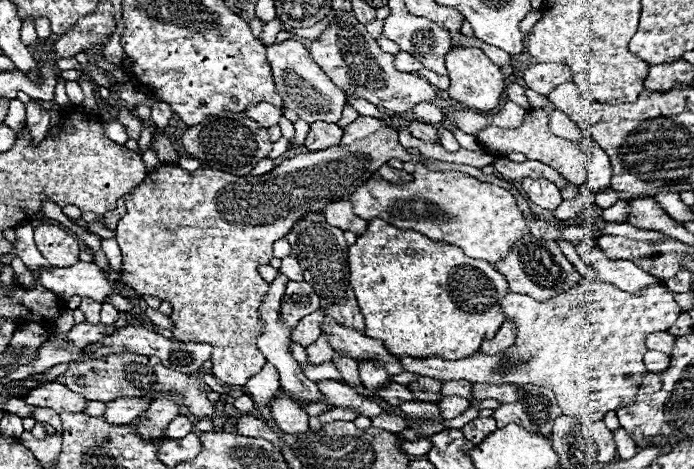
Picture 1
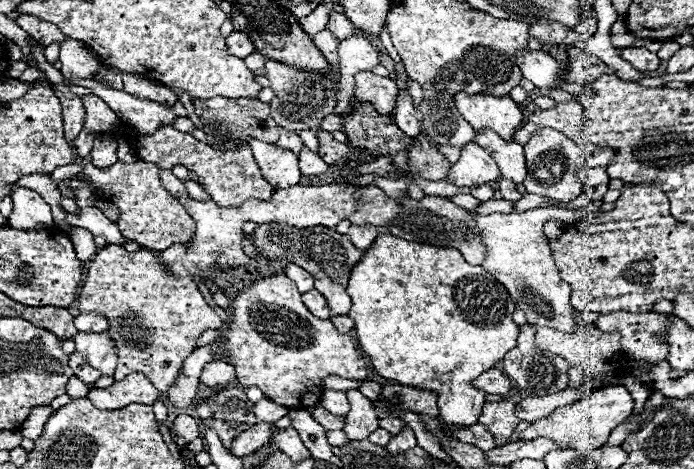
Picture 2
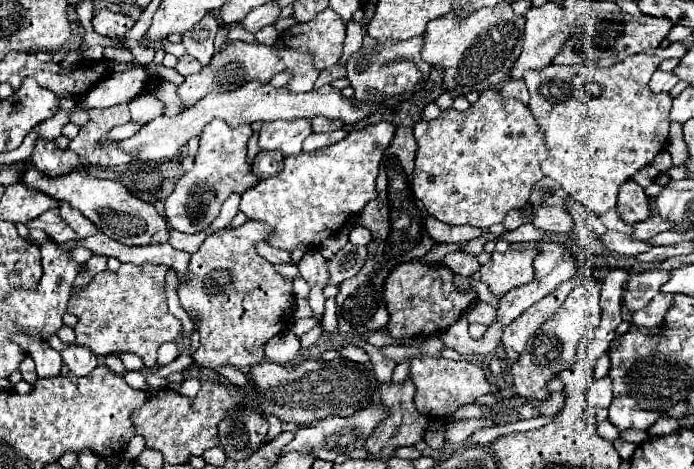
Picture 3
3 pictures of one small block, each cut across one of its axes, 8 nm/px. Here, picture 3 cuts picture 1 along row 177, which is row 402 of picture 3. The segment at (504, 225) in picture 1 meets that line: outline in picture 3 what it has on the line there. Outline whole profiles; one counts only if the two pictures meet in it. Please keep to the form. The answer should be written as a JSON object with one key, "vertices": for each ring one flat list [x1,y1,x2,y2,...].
{"vertices":[[428,356,416,357,410,360,408,376,416,386,414,404,426,416,444,414,462,404,472,404,478,396,490,394,496,390,496,386,486,380,484,370,478,364,466,362,466,360,456,362,456,360,446,360,446,358,432,360]]}

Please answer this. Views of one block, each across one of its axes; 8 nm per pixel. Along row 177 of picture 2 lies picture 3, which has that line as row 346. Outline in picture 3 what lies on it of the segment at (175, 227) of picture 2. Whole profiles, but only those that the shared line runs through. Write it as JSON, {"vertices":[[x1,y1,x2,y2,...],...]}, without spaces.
{"vertices":[[122,264,116,272,100,272,92,282,68,302,68,312,80,320,74,328,76,344,90,348,96,356,112,352,138,354,144,366,156,366,156,350,164,342,172,342,180,336,182,326,166,306,164,276,168,266,162,264]]}

